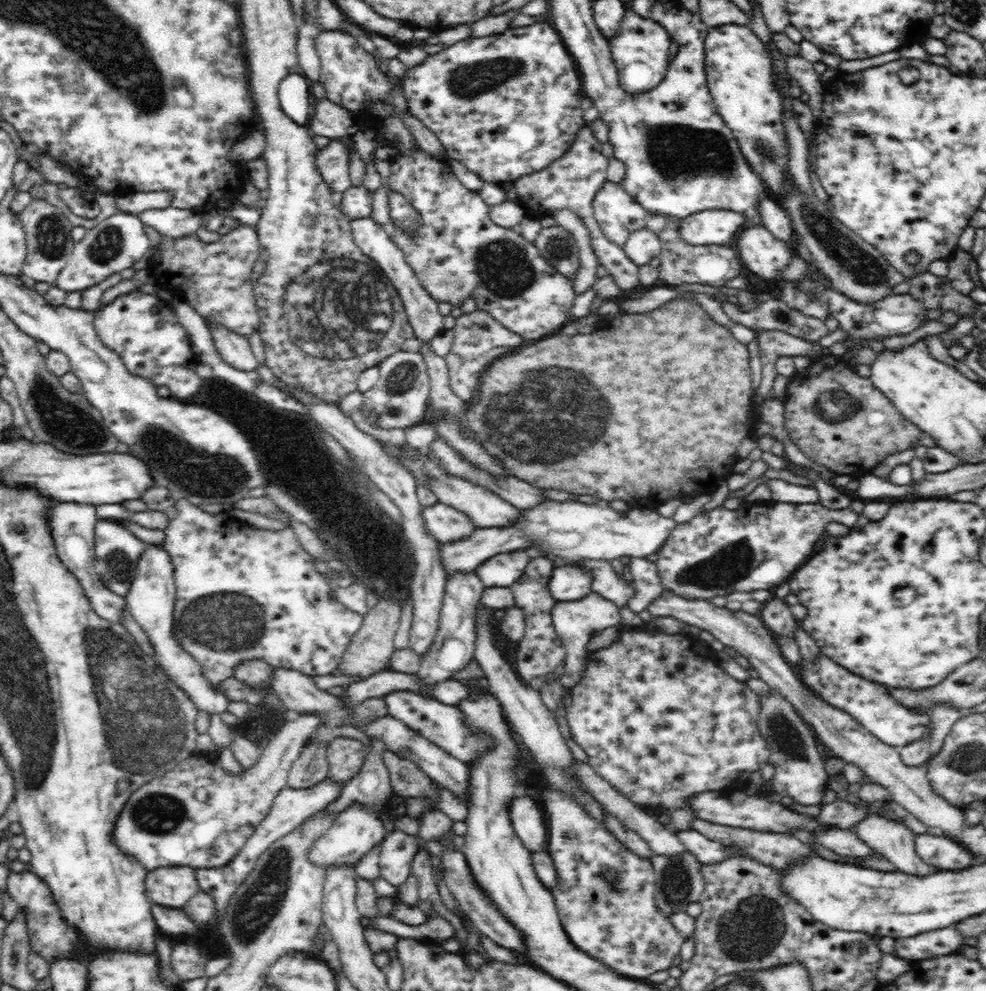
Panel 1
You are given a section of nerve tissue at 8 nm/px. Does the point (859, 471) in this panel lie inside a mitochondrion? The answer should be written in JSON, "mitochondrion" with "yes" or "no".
{"mitochondrion":"no"}

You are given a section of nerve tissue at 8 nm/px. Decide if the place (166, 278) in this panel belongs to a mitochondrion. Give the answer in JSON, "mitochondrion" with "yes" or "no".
{"mitochondrion":"no"}

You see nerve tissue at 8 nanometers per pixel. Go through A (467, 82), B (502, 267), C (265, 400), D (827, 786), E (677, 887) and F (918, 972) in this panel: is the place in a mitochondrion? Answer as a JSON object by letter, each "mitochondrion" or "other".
{"A":"mitochondrion","B":"mitochondrion","C":"other","D":"other","E":"mitochondrion","F":"other"}

